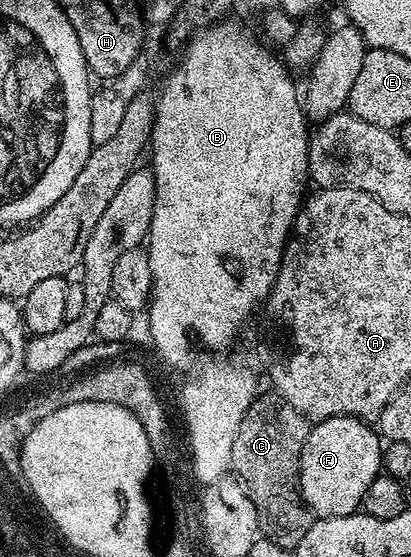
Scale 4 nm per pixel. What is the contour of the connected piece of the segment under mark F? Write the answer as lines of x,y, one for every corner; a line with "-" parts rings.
333,416
317,421
304,442
300,458
302,498
311,513
319,517
351,516
359,511
364,490
382,472
383,447
379,433
357,416

